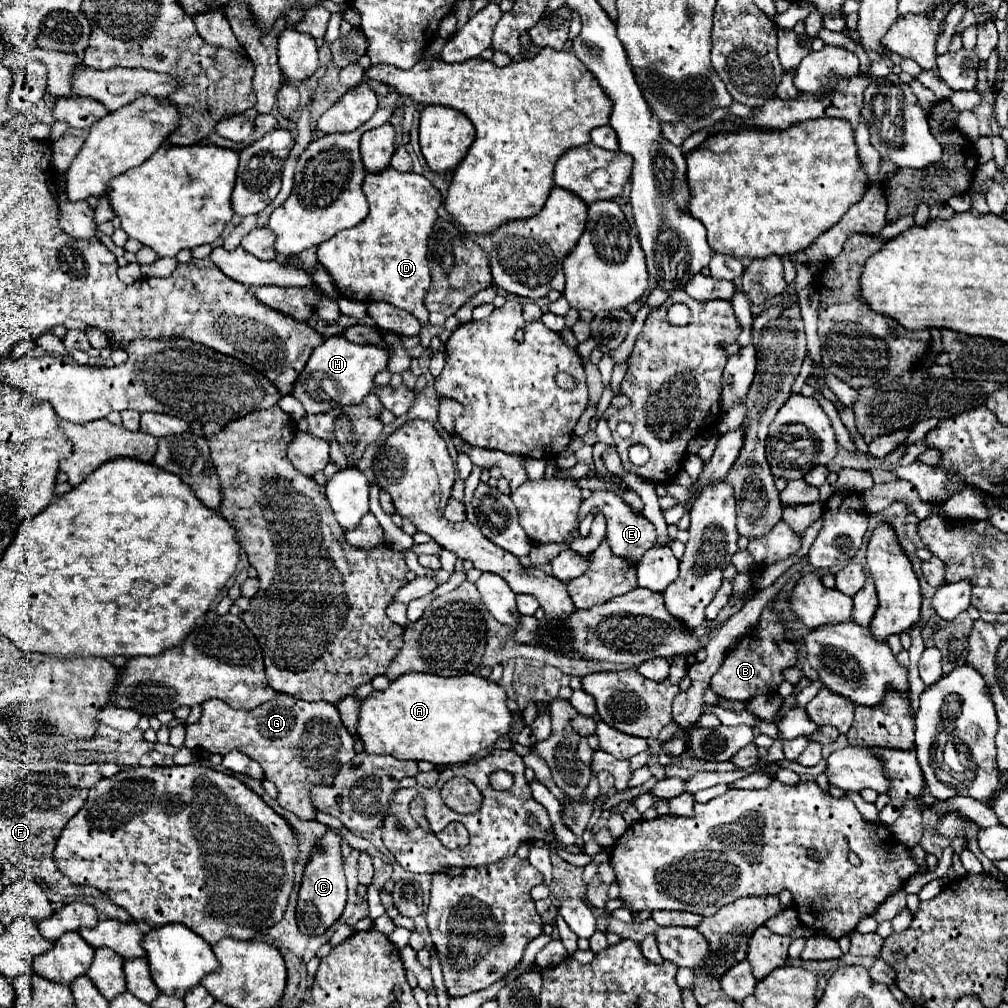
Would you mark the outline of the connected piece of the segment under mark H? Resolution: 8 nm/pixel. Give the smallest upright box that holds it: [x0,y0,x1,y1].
[293,336,387,414]

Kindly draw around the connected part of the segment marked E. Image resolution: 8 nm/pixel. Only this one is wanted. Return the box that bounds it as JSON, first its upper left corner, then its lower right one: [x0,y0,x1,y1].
[585,490,663,564]

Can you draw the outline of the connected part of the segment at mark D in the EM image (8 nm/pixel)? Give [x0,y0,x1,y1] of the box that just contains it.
[317,166,441,324]

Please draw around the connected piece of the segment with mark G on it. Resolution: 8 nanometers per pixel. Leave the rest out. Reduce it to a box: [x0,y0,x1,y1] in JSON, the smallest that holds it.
[185,694,355,820]

